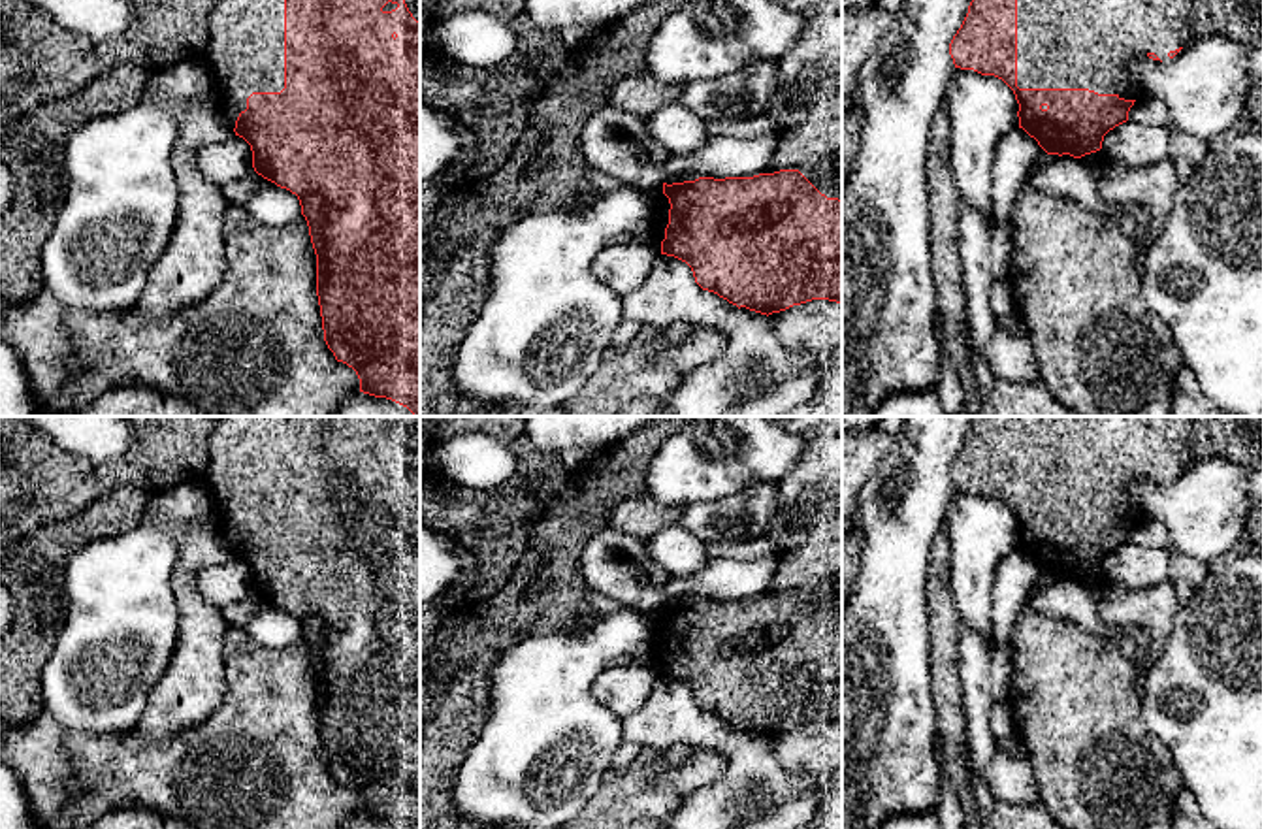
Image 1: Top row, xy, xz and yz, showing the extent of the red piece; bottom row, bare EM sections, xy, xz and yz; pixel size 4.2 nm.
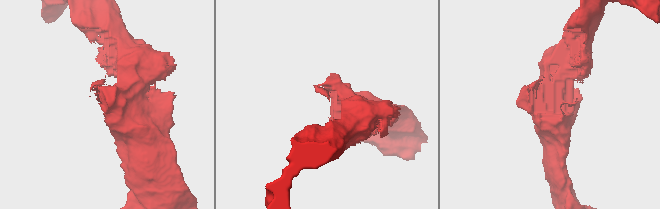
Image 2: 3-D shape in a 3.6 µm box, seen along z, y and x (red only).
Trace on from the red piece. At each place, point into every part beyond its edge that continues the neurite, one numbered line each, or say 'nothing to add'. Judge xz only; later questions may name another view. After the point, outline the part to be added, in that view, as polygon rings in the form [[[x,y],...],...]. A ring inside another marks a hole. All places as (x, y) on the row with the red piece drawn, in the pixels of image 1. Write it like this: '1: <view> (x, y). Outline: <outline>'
1: xz (660, 206). Outline: [[[661,185],[652,203],[652,211],[654,211],[652,226],[659,241],[665,239],[665,228],[669,224],[669,209],[671,209],[671,203],[669,203],[669,198],[663,194],[663,185]]]

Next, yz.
1: yz (1061, 44). Outline: [[[1017,0],[1017,87],[1019,89],[1089,89],[1098,94],[1117,94],[1124,100],[1143,96],[1138,83],[1128,77],[1126,66],[1136,58],[1155,53],[1162,62],[1168,53],[1183,47],[1190,40],[1192,0]]]

